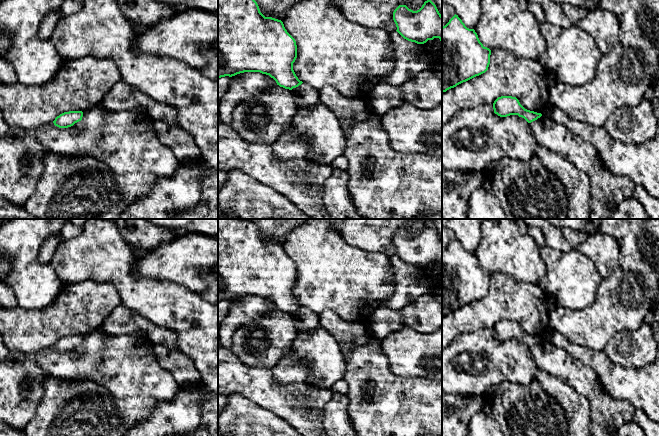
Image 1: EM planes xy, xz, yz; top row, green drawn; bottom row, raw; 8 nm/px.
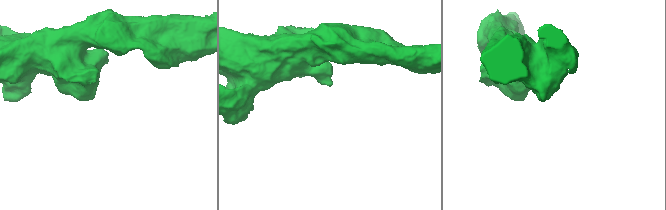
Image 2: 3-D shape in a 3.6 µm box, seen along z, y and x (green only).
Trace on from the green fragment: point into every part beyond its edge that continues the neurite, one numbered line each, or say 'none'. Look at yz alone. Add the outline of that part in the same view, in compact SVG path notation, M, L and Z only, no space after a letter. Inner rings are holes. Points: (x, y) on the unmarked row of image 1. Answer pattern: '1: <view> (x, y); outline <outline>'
none

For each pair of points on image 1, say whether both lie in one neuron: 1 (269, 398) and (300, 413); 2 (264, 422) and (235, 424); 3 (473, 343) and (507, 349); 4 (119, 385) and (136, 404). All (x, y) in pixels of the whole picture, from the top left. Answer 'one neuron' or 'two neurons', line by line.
1: one neuron
2: one neuron
3: one neuron
4: two neurons

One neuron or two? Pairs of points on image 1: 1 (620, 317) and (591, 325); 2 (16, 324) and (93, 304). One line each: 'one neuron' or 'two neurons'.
1: one neuron
2: one neuron

